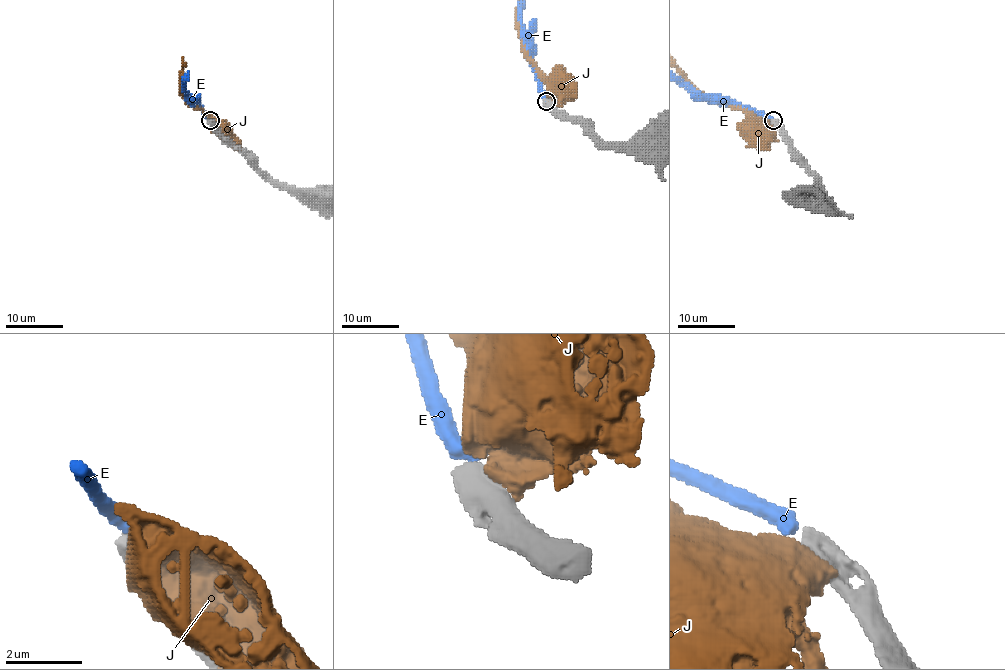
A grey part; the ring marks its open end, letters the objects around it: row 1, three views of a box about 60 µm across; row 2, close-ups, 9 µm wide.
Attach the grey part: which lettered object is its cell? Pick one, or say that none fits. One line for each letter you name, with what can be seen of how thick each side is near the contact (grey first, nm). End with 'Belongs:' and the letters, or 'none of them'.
E: 600 nm thick on the grey side, 440 nm on the other
Belongs: E

